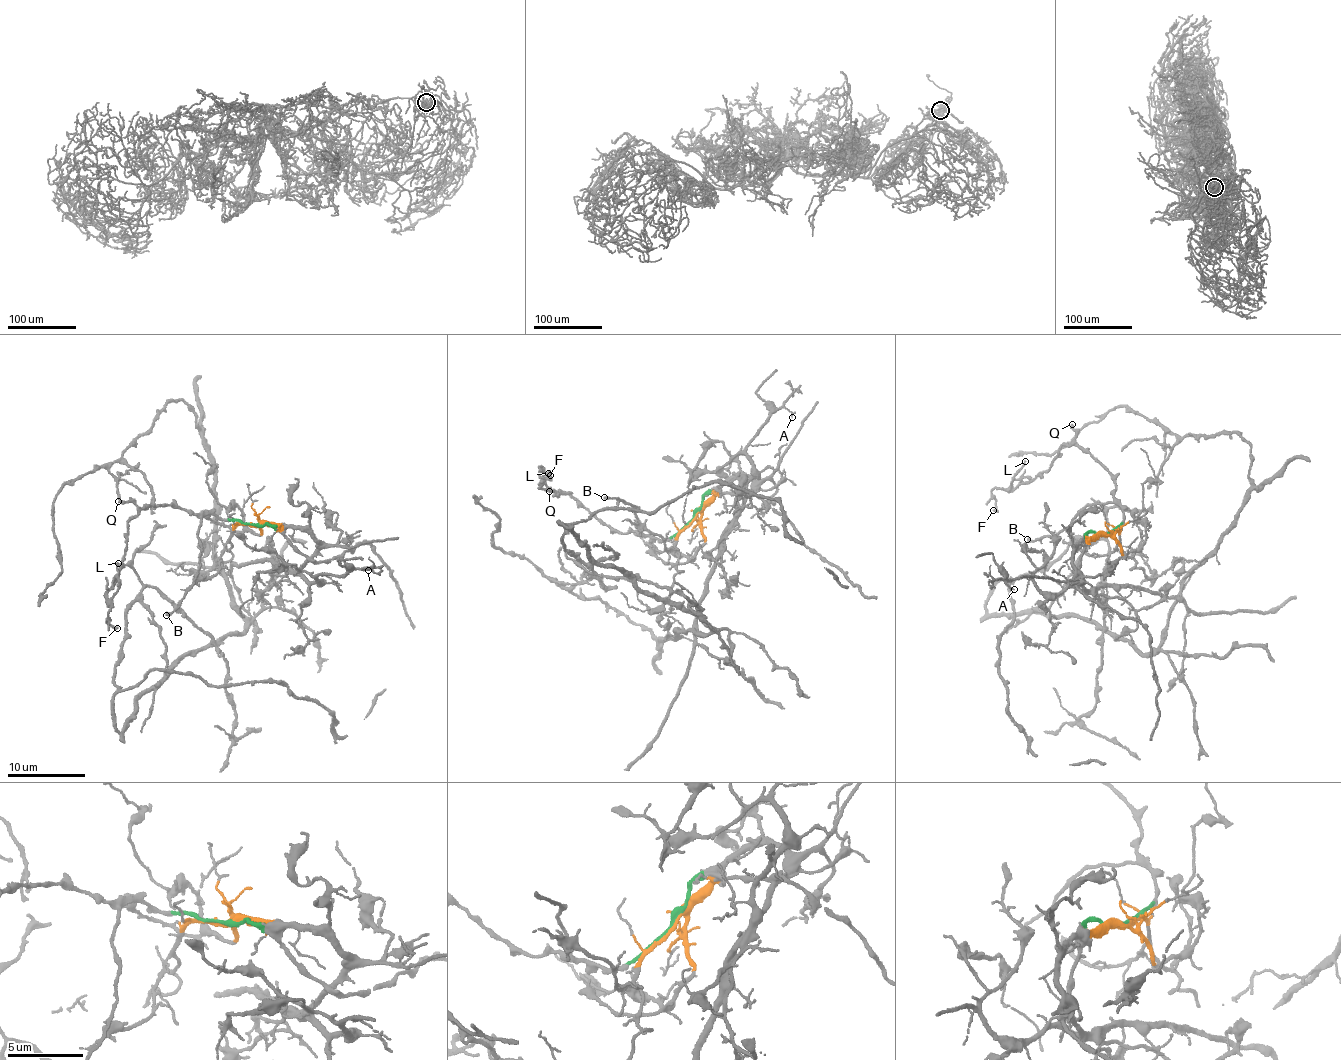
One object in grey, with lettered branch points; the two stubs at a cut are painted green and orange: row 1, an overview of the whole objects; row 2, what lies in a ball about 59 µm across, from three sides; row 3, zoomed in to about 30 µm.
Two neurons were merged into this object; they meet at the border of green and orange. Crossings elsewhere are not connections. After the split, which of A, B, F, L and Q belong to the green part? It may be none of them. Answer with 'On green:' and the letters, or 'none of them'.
On green: B, F, L, Q

